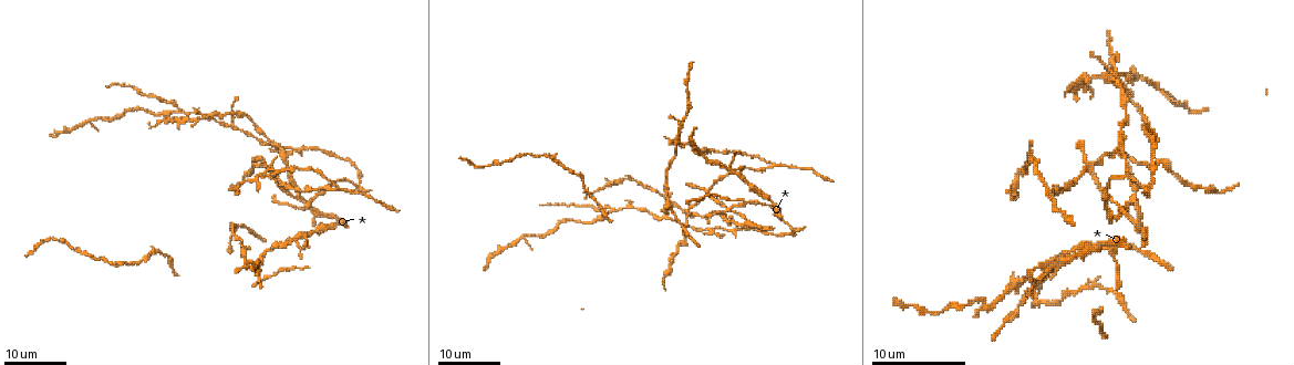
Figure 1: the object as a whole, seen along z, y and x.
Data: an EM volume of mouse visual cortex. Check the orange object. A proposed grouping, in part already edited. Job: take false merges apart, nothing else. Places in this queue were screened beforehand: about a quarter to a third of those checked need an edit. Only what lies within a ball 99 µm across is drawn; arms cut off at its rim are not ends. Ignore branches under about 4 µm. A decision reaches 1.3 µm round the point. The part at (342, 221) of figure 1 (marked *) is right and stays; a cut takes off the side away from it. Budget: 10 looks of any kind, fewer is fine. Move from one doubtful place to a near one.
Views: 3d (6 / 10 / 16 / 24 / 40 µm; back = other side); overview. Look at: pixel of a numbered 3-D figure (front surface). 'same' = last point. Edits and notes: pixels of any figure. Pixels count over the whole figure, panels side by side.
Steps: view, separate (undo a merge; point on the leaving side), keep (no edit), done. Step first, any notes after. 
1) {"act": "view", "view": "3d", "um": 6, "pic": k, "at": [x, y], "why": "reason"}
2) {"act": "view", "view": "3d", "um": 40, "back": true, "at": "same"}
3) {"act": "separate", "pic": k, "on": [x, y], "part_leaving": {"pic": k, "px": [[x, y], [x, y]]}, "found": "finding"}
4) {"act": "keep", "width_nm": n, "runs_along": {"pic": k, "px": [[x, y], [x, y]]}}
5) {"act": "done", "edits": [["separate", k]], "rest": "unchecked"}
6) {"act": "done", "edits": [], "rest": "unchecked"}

{"act": "view", "view": "3d", "um": 16, "pic": 1, "at": [339, 186], "why": "arms part here"}

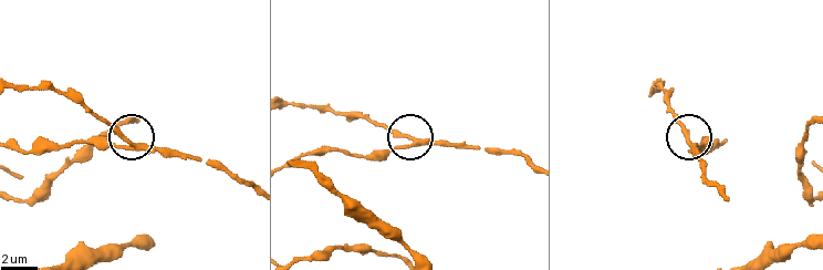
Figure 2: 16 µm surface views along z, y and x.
{"act": "view", "view": "3d", "um": 10, "pic": 2, "at": [410, 137], "why": "zoom in"}

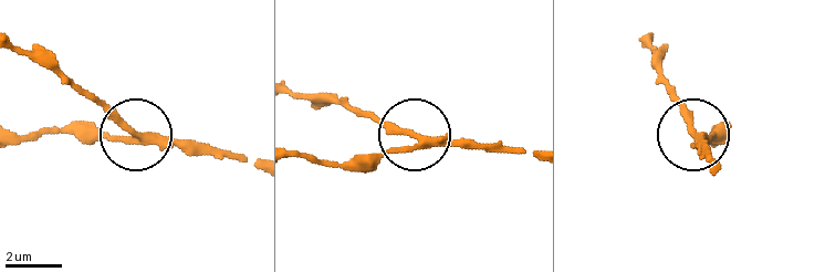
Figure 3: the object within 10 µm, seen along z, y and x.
{"act": "keep", "runs_along": {"pic": 3, "px": [[299, 153], [371, 160], [399, 150], [416, 134], [503, 146]]}, "found": "all the same cell"}

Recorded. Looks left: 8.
{"act": "view", "view": "3d", "um": 24, "pic": 1, "at": [88, 121], "why": "three-way junction"}

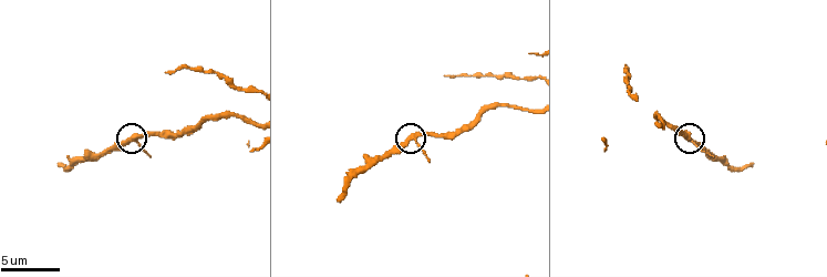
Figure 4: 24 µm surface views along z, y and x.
{"act": "view", "view": "3d", "um": 6, "pic": 4, "at": [410, 137]}

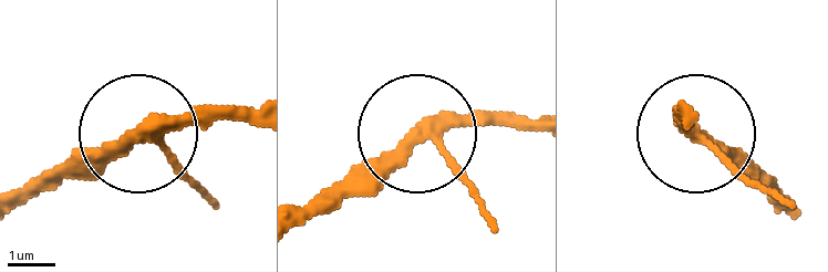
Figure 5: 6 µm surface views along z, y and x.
{"act": "keep", "arms": 3, "runs_along": {"pic": 5, "px": [[534, 123], [414, 135], [334, 206]]}, "found": "continuous, no second cell"}

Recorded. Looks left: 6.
{"act": "view", "view": "3d", "um": 16, "pic": 1, "at": [1114, 256]}

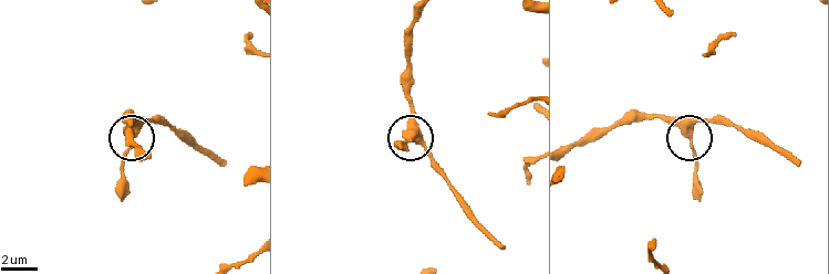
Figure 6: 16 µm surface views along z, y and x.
{"act": "view", "view": "3d", "um": 10, "pic": 6, "at": [689, 136]}

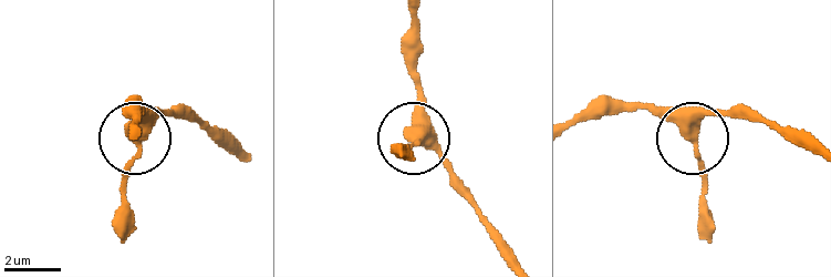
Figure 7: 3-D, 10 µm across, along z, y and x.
{"act": "keep", "width_nm": 400, "runs_along": {"pic": 7, "px": [[417, 18], [415, 137], [457, 173]]}, "found": "one cell here"}

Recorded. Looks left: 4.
{"act": "view", "view": "3d", "um": 24, "pic": 1, "at": [181, 108], "why": "a fork"}

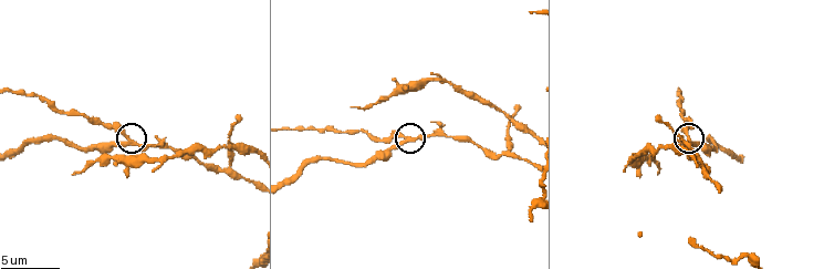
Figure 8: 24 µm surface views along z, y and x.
{"act": "view", "view": "3d", "um": 6, "pic": 8, "at": [129, 139]}

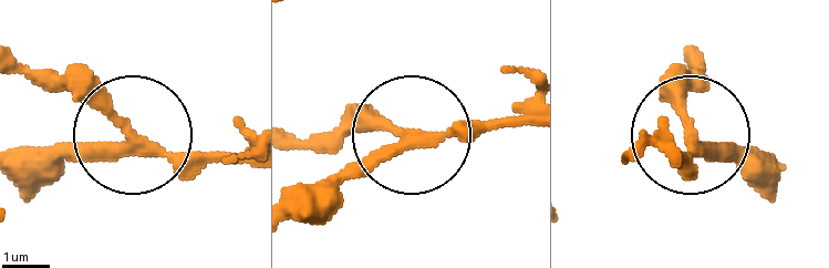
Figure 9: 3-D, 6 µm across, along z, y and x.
{"act": "view", "view": "3d", "um": 6, "back": true, "pic": 9, "at": [404, 143]}

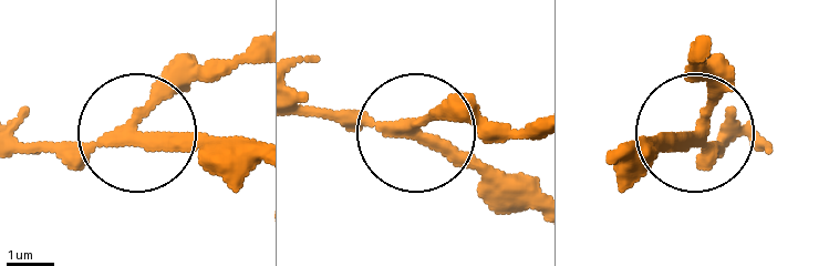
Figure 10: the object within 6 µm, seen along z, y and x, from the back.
{"act": "keep", "runs_along": {"pic": 10, "px": [[19, 152], [125, 135], [252, 44]]}, "found": "one cell here"}

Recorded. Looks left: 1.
{"act": "view", "view": "3d", "um": 10, "pic": 8, "at": [330, 157], "why": "thick turns thin"}

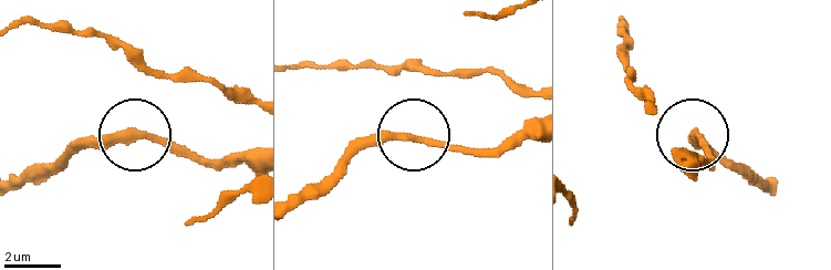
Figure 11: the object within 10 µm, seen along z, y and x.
{"act": "keep", "width_nm": 270, "runs_along": {"pic": 11, "px": [[255, 154], [197, 162], [125, 133], [71, 145]]}, "found": "continuous, no second cell"}

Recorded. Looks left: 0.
{"act": "done", "edits": [], "rest": "unchecked"}

